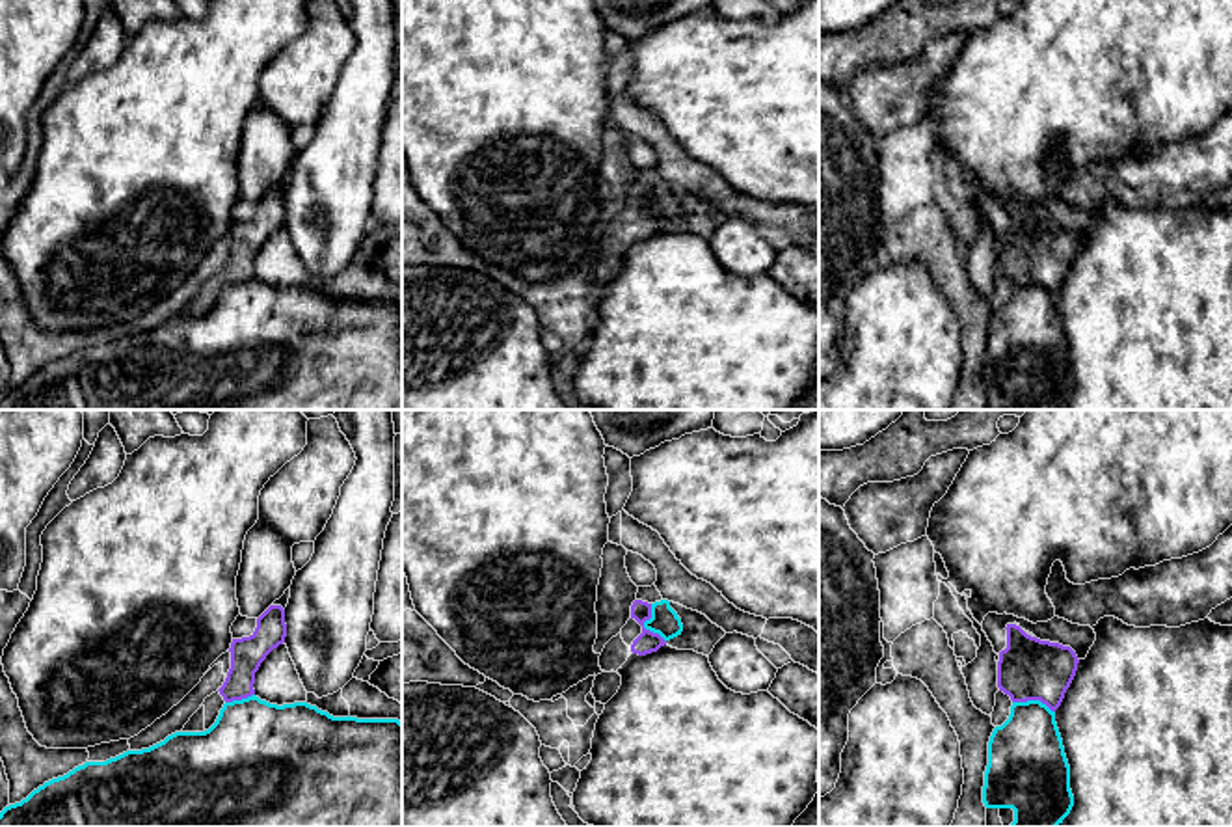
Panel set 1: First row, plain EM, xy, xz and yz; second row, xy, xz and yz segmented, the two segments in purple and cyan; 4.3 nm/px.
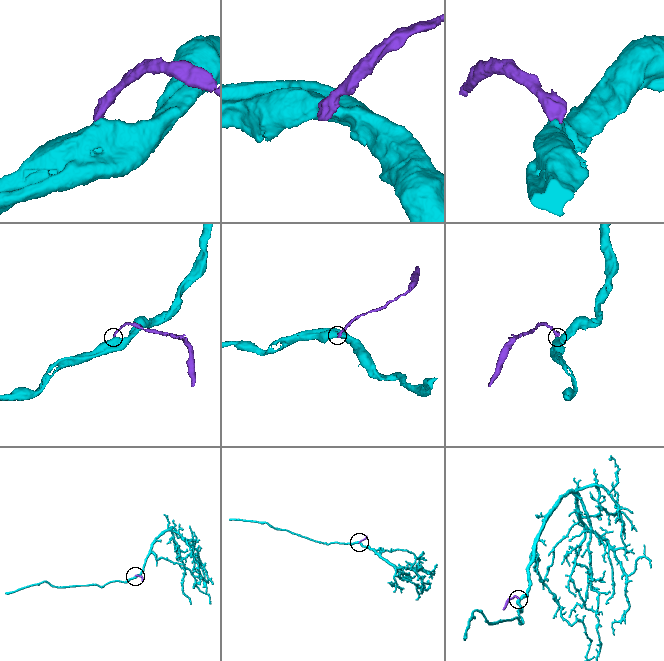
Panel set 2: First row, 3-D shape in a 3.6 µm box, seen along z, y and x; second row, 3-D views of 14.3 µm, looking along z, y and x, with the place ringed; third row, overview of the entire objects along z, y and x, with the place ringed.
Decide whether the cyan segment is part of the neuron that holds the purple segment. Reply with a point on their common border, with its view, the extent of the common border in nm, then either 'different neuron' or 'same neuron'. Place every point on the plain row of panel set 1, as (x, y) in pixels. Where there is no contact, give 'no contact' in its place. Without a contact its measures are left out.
meets purple in xz at (642, 209); contact 180 nm long; different neuron

